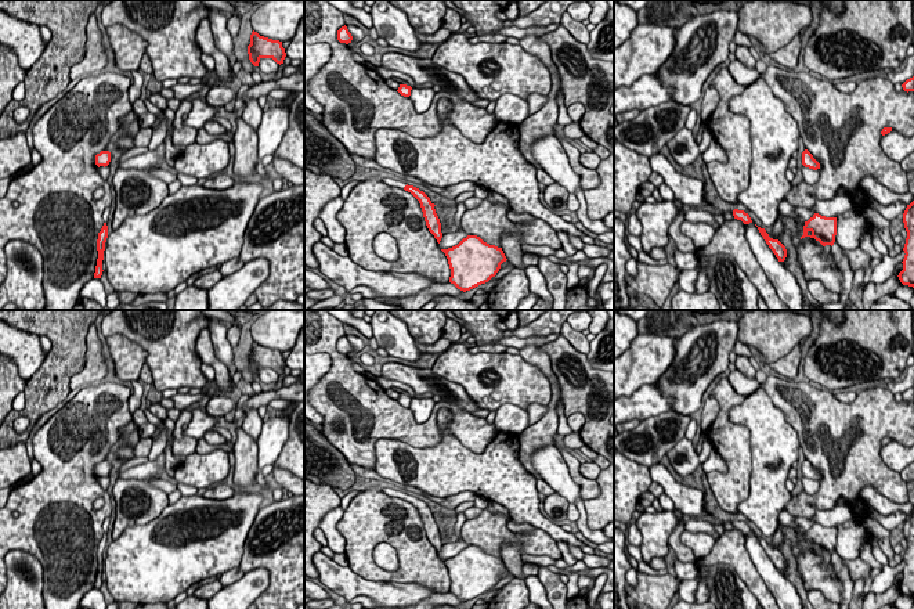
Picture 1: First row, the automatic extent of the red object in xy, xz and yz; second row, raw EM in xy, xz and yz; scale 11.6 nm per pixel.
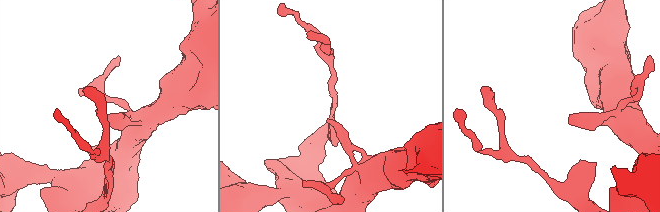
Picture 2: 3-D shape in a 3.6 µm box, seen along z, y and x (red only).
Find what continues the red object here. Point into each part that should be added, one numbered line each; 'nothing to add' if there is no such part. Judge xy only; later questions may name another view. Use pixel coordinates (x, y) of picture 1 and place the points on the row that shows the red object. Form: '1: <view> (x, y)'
nothing to add

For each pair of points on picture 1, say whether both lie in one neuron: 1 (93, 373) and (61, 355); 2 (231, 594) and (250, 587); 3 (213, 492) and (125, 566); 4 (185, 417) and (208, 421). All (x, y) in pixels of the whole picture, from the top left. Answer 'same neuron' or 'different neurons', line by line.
1: different neurons
2: same neuron
3: different neurons
4: different neurons

